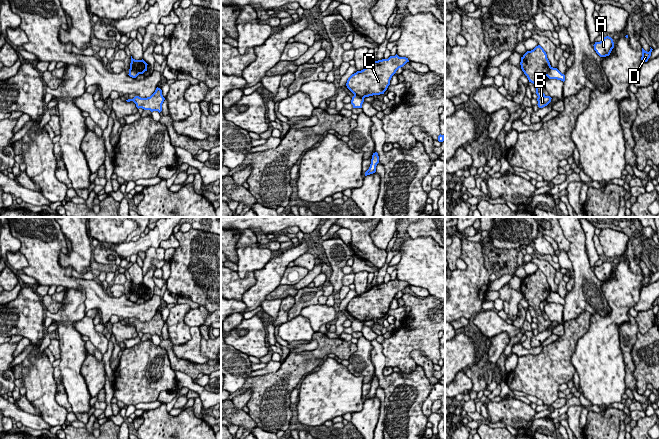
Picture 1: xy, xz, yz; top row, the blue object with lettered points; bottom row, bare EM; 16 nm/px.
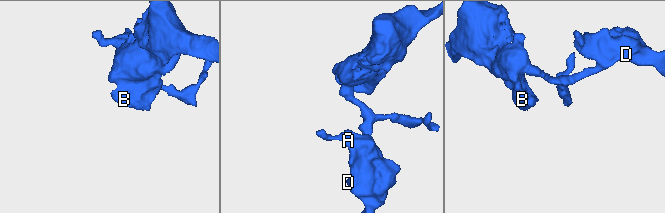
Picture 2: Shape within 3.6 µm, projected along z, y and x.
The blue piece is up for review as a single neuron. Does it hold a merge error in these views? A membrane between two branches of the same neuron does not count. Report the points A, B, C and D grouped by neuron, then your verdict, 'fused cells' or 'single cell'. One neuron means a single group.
A D / B C | fused cells

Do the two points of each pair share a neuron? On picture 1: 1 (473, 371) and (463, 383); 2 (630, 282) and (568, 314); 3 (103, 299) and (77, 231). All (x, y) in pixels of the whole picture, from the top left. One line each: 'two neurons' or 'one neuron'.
1: two neurons
2: two neurons
3: two neurons

